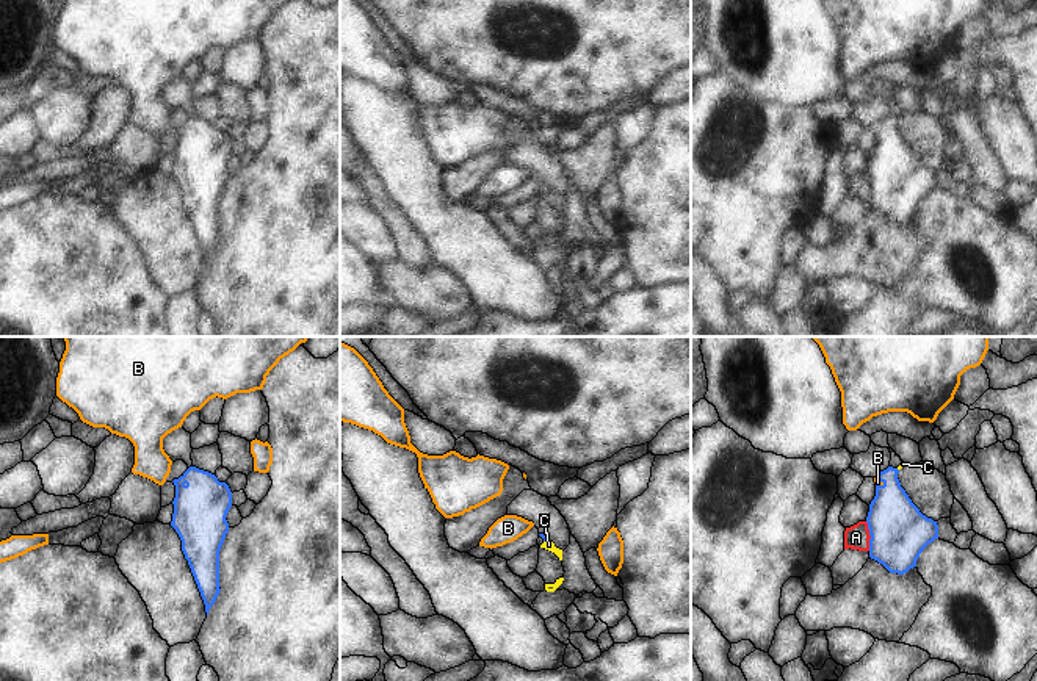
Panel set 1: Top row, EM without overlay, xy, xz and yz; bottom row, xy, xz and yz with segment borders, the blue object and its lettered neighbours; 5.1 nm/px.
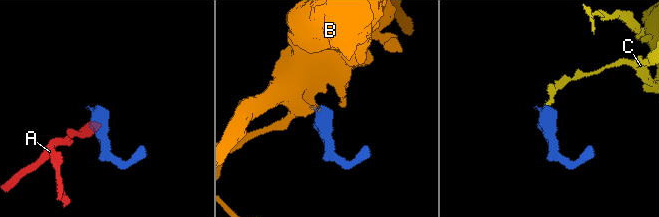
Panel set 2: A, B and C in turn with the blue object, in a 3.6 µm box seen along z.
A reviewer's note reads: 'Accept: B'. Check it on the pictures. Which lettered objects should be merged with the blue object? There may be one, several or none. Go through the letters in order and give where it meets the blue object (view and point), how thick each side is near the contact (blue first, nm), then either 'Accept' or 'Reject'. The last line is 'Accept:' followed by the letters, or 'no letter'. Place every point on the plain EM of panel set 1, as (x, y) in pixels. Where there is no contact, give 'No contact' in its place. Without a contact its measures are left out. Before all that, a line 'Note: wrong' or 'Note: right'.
Note: right
A: Touches blue at yz (870, 183). Thickness 300 nm (blue) against 130 nm. Reject
B: Touches blue at yz (879, 129). Thickness 280 nm (blue) against 30 nm. Accept
C: Touches blue at xz (545, 188). Thickness 20 nm (blue) against 50 nm. Reject
Accept: B

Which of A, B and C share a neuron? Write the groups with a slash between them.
A / B / C

